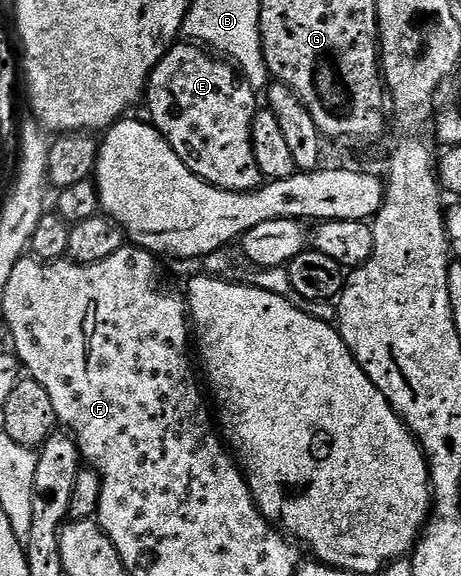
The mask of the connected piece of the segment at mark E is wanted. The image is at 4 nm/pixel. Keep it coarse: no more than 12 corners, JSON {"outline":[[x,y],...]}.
{"outline":[[177,43],[148,76],[147,116],[198,179],[262,184],[257,90]]}

